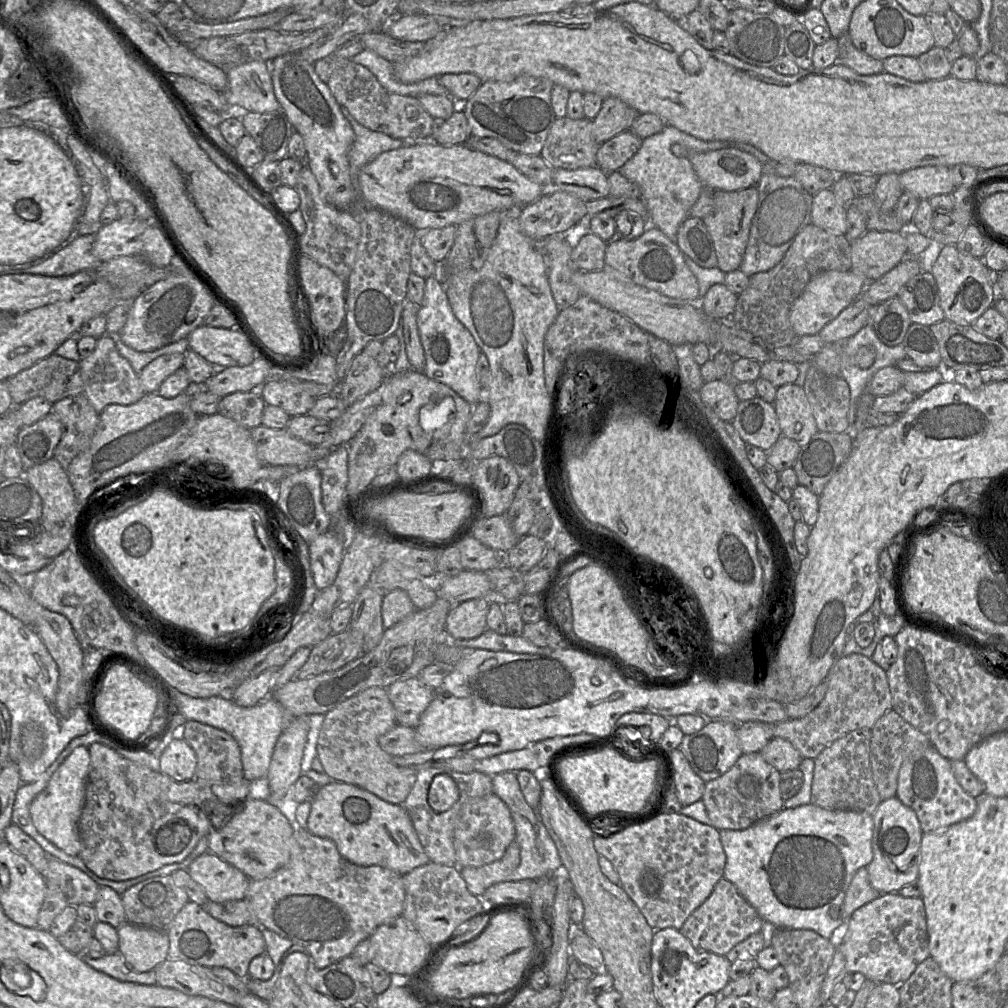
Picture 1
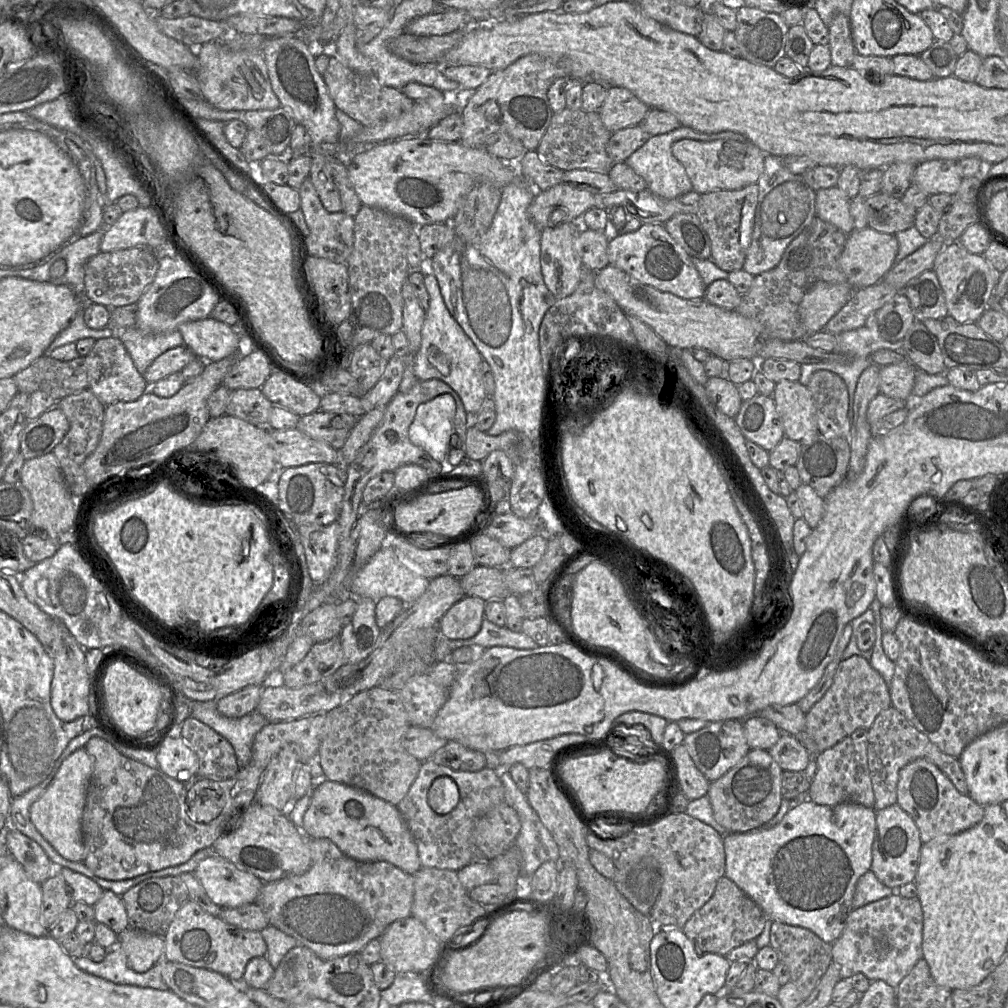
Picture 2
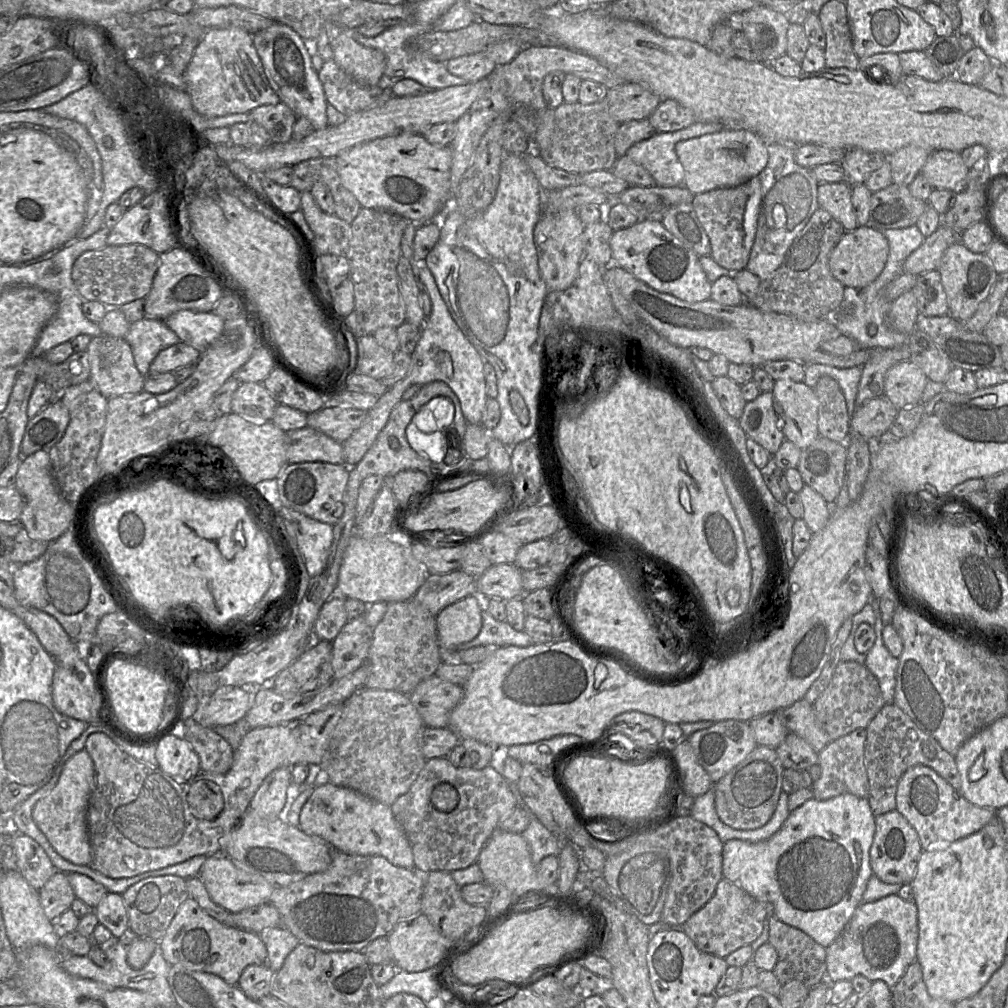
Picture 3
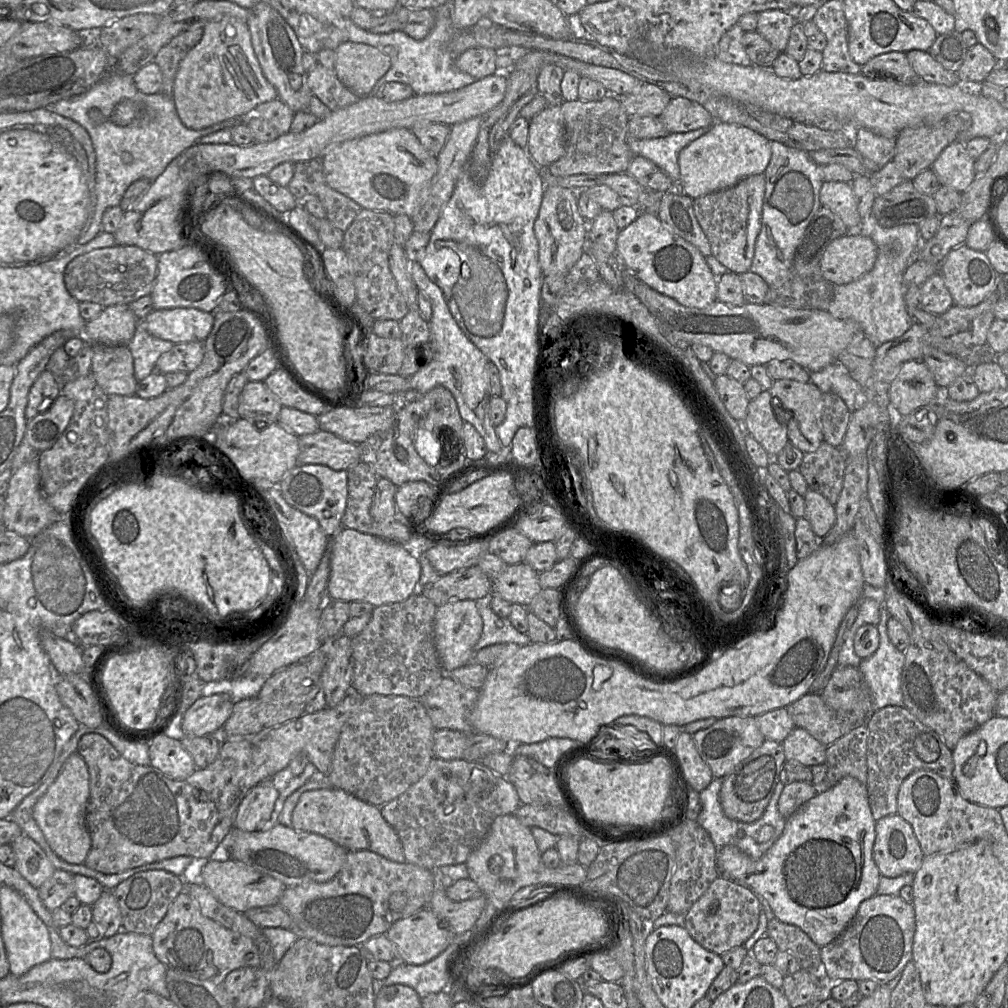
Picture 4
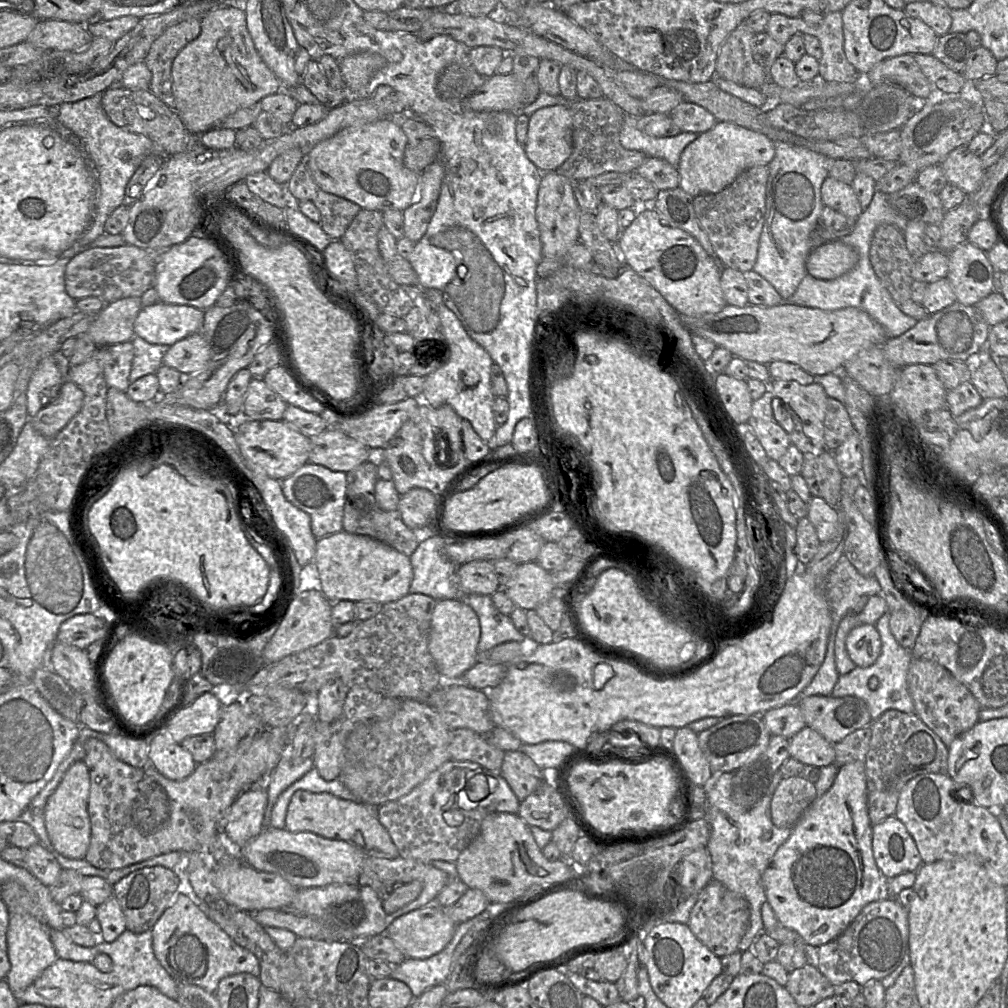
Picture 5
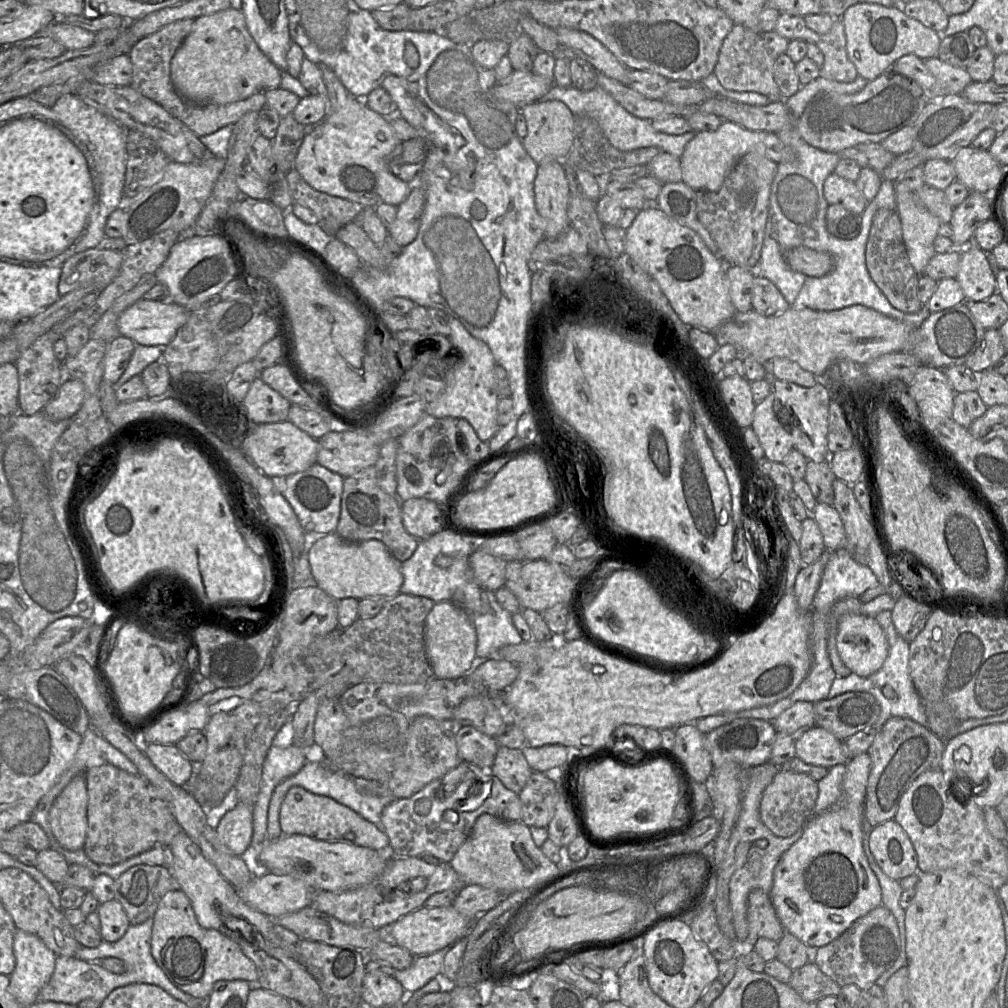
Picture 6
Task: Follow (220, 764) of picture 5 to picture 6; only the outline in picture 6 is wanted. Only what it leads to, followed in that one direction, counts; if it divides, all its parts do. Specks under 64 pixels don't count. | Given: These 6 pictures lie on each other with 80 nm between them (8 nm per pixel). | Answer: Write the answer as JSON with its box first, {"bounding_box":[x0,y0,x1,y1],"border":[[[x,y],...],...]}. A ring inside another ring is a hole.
{"bounding_box":[84,764,182,865],"border":[[[103,764],[87,770],[85,779],[88,803],[84,851],[94,863],[114,865],[155,845],[169,846],[182,831],[167,801],[140,774]]]}

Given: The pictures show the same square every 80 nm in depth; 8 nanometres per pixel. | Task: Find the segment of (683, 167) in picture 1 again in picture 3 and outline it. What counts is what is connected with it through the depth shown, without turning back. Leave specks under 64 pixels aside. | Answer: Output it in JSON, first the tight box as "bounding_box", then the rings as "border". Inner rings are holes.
{"bounding_box":[626,122,731,186],"border":[[[695,122],[677,131],[656,132],[650,138],[632,145],[626,156],[643,166],[654,178],[656,186],[683,186],[684,169],[675,151],[676,144],[682,140],[720,132],[724,129],[731,128],[721,123]]]}

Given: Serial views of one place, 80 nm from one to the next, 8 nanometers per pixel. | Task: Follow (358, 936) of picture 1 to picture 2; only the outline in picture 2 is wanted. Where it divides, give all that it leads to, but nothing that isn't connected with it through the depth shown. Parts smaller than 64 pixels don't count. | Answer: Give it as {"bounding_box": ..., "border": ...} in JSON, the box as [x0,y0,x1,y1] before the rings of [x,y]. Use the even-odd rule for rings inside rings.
{"bounding_box":[255,833,414,959],"border":[[[303,833],[303,835],[307,838],[307,844],[308,844],[309,849],[311,851],[312,863],[311,863],[310,868],[301,875],[291,876],[291,877],[283,878],[280,880],[276,880],[273,882],[264,883],[261,890],[260,890],[259,895],[255,901],[255,903],[262,909],[262,911],[264,912],[266,917],[268,918],[269,925],[278,928],[279,930],[281,930],[282,932],[284,932],[285,934],[287,934],[289,936],[292,936],[300,943],[300,945],[304,945],[304,946],[308,947],[318,957],[320,957],[322,959],[332,959],[332,958],[336,958],[336,957],[345,956],[345,955],[348,955],[351,953],[360,953],[362,948],[369,941],[371,941],[372,939],[375,939],[375,938],[379,938],[390,924],[392,924],[396,920],[404,919],[404,918],[412,915],[412,905],[413,905],[413,900],[414,900],[414,878],[413,878],[413,875],[410,875],[410,874],[404,872],[403,870],[399,869],[398,867],[396,867],[393,864],[386,862],[386,861],[370,861],[370,862],[357,861],[357,860],[352,859],[352,858],[348,857],[347,855],[345,855],[332,841],[330,841],[328,839],[310,838],[310,837],[307,837],[304,833]]]}

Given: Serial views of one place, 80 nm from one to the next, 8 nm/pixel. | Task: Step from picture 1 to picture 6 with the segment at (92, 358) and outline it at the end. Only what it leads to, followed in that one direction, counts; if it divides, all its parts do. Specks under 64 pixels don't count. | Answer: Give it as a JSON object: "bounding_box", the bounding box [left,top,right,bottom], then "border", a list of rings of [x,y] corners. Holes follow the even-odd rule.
{"bounding_box":[103,336,136,383],"border":[[[118,336],[107,343],[104,356],[103,379],[115,383],[124,373],[136,344],[130,338]]]}

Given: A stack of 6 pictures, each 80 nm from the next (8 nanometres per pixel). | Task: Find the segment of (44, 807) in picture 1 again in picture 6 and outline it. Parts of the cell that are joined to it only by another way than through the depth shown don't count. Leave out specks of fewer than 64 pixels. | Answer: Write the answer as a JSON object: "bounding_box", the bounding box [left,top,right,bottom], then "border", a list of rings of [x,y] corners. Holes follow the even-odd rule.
{"bounding_box":[49,774,87,849],"border":[[[85,774],[75,776],[49,811],[49,823],[57,843],[64,849],[84,849],[87,835],[87,786]]]}

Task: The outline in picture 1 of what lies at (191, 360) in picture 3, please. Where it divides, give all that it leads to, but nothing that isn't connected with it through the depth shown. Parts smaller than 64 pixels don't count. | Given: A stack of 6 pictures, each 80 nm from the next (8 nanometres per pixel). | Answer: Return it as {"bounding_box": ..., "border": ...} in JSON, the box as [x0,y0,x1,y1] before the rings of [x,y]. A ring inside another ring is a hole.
{"bounding_box":[139,354,185,394],"border":[[[185,354],[162,355],[151,361],[139,373],[139,380],[145,394],[157,393],[162,382],[177,369],[184,367]]]}

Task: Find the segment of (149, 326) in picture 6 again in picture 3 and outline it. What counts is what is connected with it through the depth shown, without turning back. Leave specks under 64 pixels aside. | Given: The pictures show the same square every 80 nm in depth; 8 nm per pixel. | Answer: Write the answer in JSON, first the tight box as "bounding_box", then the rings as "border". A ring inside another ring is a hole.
{"bounding_box":[164,310,224,353],"border":[[[181,310],[164,320],[166,326],[184,342],[201,353],[220,336],[224,319],[213,311]]]}

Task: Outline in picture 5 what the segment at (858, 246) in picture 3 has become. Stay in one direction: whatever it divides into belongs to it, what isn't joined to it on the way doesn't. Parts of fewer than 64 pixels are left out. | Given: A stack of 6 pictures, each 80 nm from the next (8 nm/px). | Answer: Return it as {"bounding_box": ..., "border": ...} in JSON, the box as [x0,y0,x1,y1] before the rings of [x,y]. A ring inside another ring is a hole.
{"bounding_box":[805,240,858,279],"border":[[[834,240],[813,249],[805,262],[807,273],[816,279],[836,279],[850,270],[858,262],[858,253],[841,240]]]}

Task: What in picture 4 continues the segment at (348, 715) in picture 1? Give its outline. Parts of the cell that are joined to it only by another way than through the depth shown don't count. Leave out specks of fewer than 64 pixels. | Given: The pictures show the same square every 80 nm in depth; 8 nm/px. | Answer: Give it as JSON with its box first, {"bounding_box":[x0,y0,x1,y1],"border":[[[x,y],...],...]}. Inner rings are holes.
{"bounding_box":[329,694,436,807],"border":[[[379,694],[365,696],[358,710],[344,725],[334,749],[329,774],[334,788],[381,807],[396,799],[418,782],[427,772],[433,752],[436,728],[420,699],[405,696],[384,696]]]}

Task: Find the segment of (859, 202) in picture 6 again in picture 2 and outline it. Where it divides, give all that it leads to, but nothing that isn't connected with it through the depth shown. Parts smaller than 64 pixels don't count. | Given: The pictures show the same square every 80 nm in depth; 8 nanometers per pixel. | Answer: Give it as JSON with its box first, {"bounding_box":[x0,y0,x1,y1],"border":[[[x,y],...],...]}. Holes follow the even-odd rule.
{"bounding_box":[816,186,854,234],"border":[[[838,186],[816,191],[816,216],[846,234],[854,230],[849,205],[850,199]]]}

